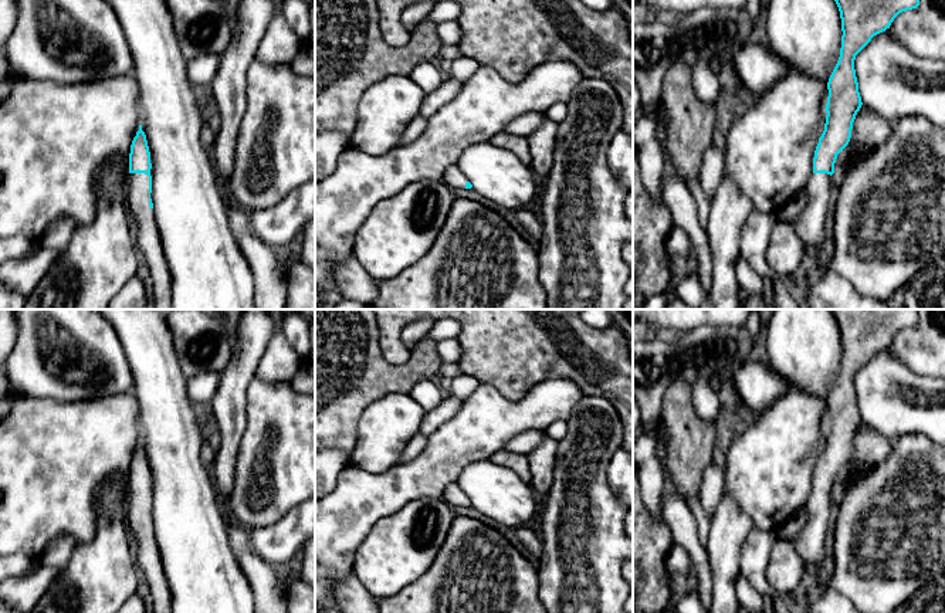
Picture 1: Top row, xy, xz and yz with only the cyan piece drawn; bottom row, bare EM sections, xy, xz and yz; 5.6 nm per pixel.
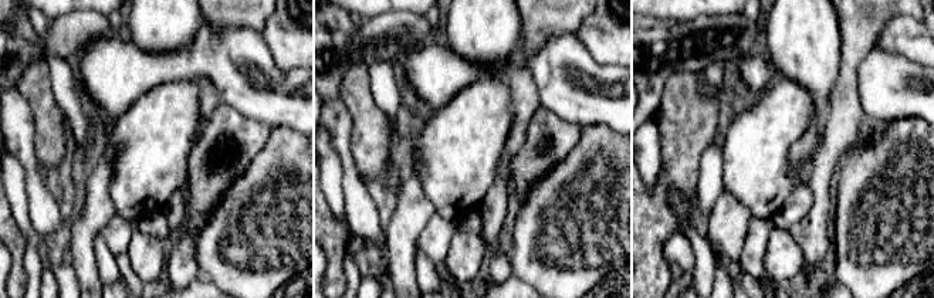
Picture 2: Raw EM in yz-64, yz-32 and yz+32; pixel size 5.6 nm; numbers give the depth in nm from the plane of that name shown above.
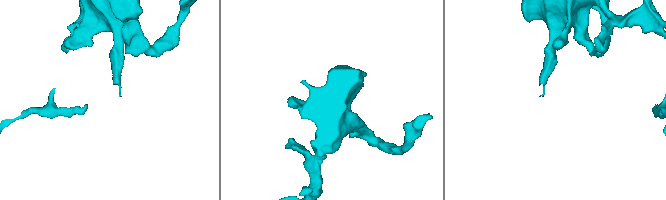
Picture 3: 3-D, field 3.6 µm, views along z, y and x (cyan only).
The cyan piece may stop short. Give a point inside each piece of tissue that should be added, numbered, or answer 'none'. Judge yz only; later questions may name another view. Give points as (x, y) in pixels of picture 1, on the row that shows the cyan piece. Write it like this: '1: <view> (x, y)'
1: yz (810, 224)

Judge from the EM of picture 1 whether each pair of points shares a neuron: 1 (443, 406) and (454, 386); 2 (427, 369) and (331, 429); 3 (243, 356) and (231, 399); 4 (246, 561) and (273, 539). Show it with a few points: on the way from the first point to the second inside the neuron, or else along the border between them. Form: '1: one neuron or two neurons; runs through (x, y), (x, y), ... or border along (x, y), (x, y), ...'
1: two neurons; border along (450, 392), (463, 399)
2: one neuron; runs through (403, 376), (379, 378), (352, 405)
3: one neuron; runs through (243, 366), (234, 378), (231, 389)
4: two neurons; border along (247, 531), (250, 549), (278, 569)

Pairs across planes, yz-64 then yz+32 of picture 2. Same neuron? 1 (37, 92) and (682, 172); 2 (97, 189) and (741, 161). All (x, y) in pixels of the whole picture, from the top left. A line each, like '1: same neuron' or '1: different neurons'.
1: same neuron
2: different neurons

